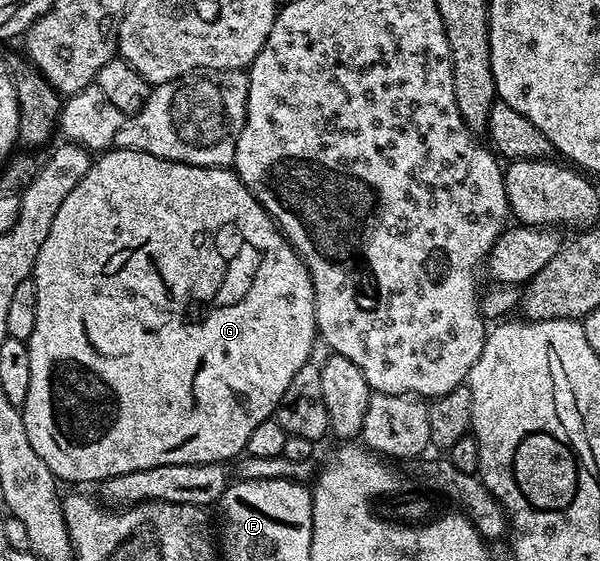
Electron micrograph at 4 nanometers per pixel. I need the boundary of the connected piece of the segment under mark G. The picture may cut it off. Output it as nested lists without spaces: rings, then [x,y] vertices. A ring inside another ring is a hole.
[[[136,149],[106,150],[102,155],[96,156],[91,162],[91,170],[81,178],[77,187],[69,191],[65,203],[57,210],[57,216],[53,218],[53,227],[49,227],[49,235],[45,235],[45,243],[41,243],[41,251],[35,260],[33,280],[37,287],[37,327],[33,327],[33,335],[27,340],[29,351],[29,395],[21,406],[23,422],[25,423],[25,435],[29,435],[29,443],[33,443],[33,451],[45,459],[45,467],[60,482],[63,481],[96,481],[102,483],[117,475],[129,475],[133,471],[141,471],[149,467],[161,467],[165,463],[220,463],[230,462],[238,458],[244,452],[249,443],[249,435],[253,435],[253,427],[257,423],[268,420],[274,414],[277,403],[281,403],[281,395],[285,395],[293,375],[301,371],[310,359],[309,351],[313,339],[317,334],[315,328],[315,292],[309,271],[303,260],[299,258],[299,252],[279,232],[275,220],[257,203],[255,196],[245,187],[245,183],[227,167],[208,167],[206,165],[186,165],[180,161],[161,159],[157,155],[149,155],[145,151]]]

